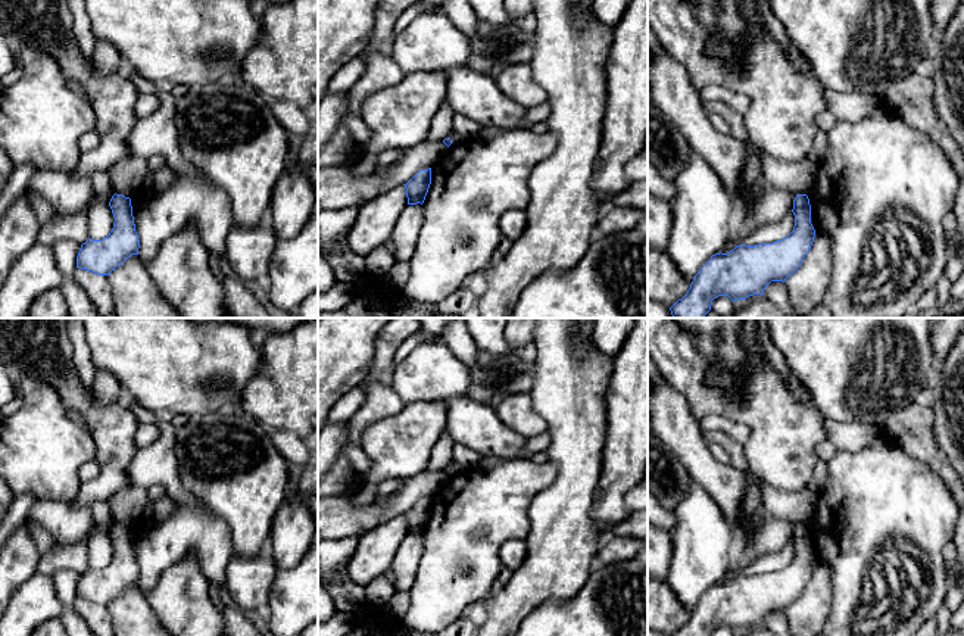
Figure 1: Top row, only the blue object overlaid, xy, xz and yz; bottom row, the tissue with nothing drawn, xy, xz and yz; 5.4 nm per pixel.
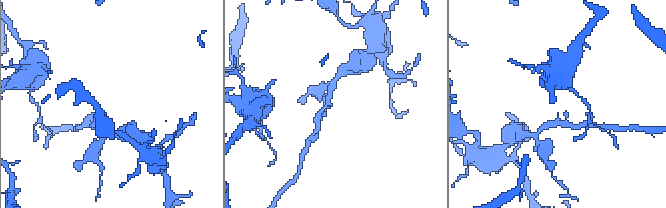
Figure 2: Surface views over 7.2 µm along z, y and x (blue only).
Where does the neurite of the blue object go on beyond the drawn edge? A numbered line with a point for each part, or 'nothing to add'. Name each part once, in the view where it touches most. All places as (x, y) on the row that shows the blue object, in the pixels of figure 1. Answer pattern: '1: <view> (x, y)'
nothing to add

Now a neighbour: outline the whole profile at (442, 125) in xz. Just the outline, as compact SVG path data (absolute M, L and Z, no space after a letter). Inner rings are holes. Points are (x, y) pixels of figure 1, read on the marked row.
M447 102L442 103L439 110L436 112L431 127L428 130L427 138L428 141L443 141L453 131L453 116L455 112Z

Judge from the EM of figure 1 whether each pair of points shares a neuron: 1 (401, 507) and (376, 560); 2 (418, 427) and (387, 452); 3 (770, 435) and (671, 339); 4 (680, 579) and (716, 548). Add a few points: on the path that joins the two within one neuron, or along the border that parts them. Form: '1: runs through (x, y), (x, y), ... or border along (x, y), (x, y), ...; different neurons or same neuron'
1: border along (402, 514), (365, 533); different neurons
2: runs through (411, 435), (395, 449); same neuron
3: runs through (741, 411), (717, 404), (685, 368); same neuron
4: runs through (689, 571), (707, 554); same neuron

